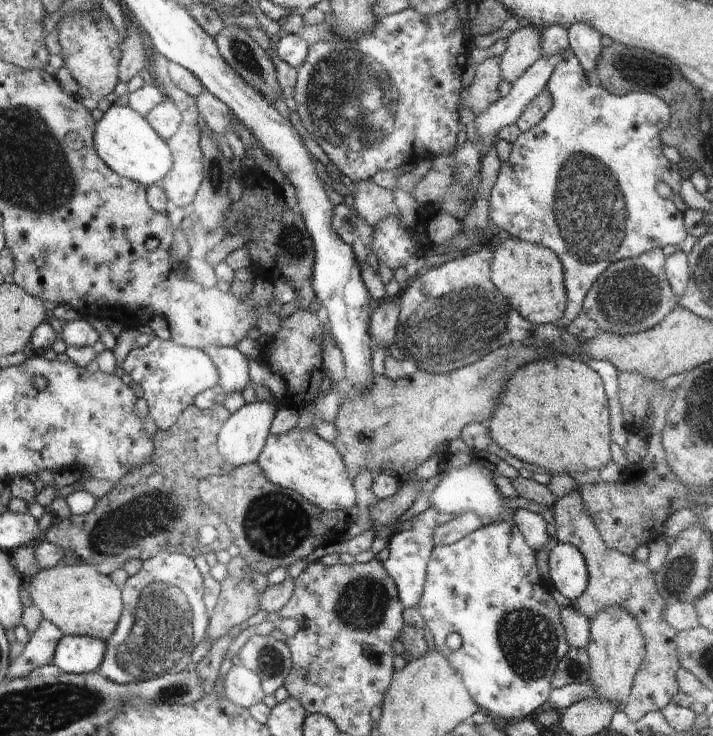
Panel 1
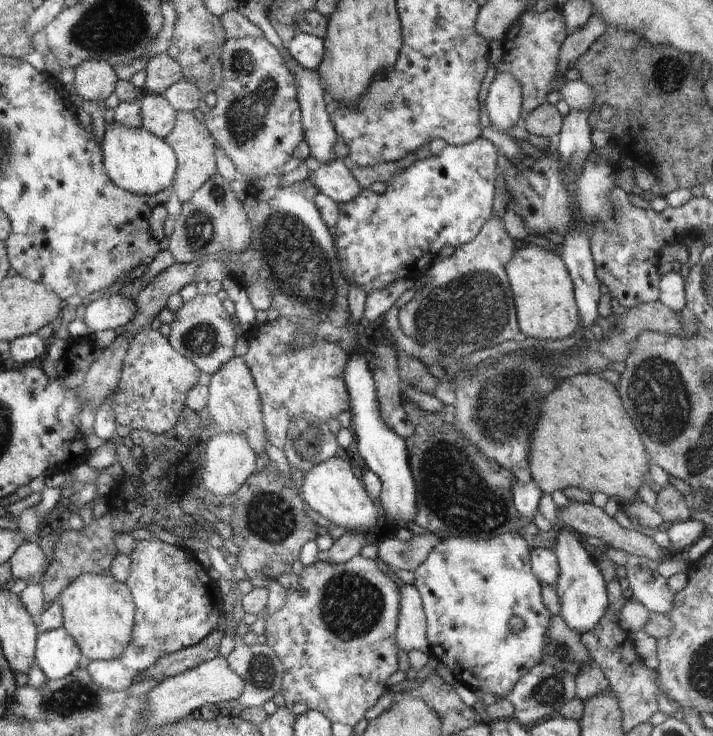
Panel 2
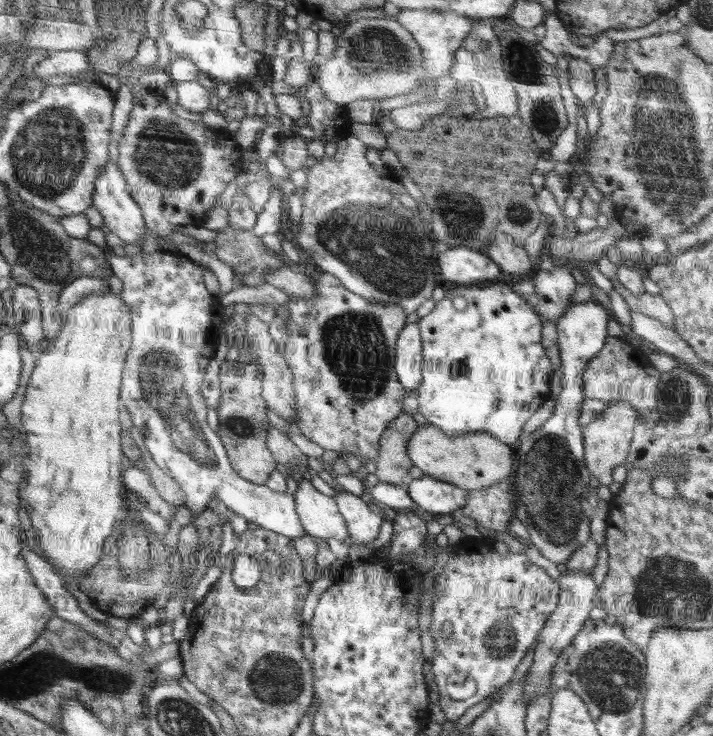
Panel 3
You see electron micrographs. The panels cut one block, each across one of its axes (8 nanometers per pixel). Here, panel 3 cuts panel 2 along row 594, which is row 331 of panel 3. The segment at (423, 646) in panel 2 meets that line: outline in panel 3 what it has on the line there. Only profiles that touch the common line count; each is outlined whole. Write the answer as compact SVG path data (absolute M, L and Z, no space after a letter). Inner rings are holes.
M409 323L400 331L395 346L395 371L400 384L406 389L406 396L419 387L422 380L423 354L422 339L418 323Z

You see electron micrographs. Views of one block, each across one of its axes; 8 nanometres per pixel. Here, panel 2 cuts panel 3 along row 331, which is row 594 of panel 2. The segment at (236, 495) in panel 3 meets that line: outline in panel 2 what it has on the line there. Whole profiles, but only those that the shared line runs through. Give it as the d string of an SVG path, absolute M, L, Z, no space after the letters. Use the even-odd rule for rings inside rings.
M158 538L137 541L131 556L126 584L135 604L132 640L118 658L94 660L87 666L92 680L104 691L127 690L136 676L168 654L204 640L218 627L224 614L217 582L208 575L203 557L185 546L170 545Z

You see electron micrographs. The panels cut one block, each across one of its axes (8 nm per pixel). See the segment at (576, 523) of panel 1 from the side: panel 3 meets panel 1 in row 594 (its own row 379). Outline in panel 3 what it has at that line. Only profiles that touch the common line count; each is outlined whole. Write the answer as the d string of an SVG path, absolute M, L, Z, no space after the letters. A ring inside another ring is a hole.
M607 335L602 350L586 363L582 375L582 388L586 399L602 401L625 400L635 406L648 428L661 423L657 407L657 388L661 372L651 365L644 350L620 337Z

